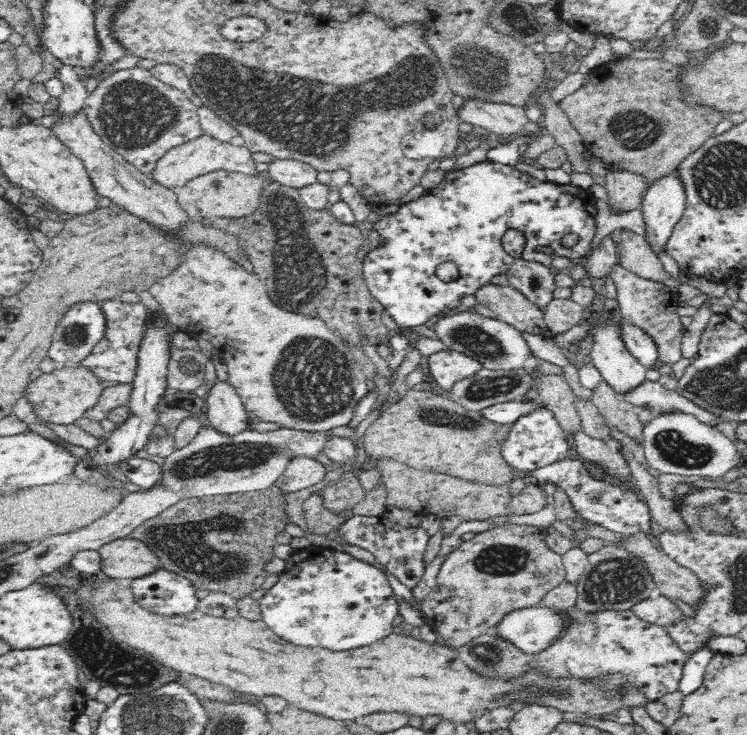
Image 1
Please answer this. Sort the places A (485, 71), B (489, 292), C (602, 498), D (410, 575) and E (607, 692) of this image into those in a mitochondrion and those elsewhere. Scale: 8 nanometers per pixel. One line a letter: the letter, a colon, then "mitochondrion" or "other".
A: mitochondrion
B: other
C: mitochondrion
D: other
E: mitochondrion

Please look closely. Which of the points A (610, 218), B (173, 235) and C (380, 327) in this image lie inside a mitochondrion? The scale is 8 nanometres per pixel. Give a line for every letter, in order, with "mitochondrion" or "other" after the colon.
A: other
B: other
C: other

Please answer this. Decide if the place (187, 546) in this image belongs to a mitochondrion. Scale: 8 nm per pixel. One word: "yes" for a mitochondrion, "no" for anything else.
yes

